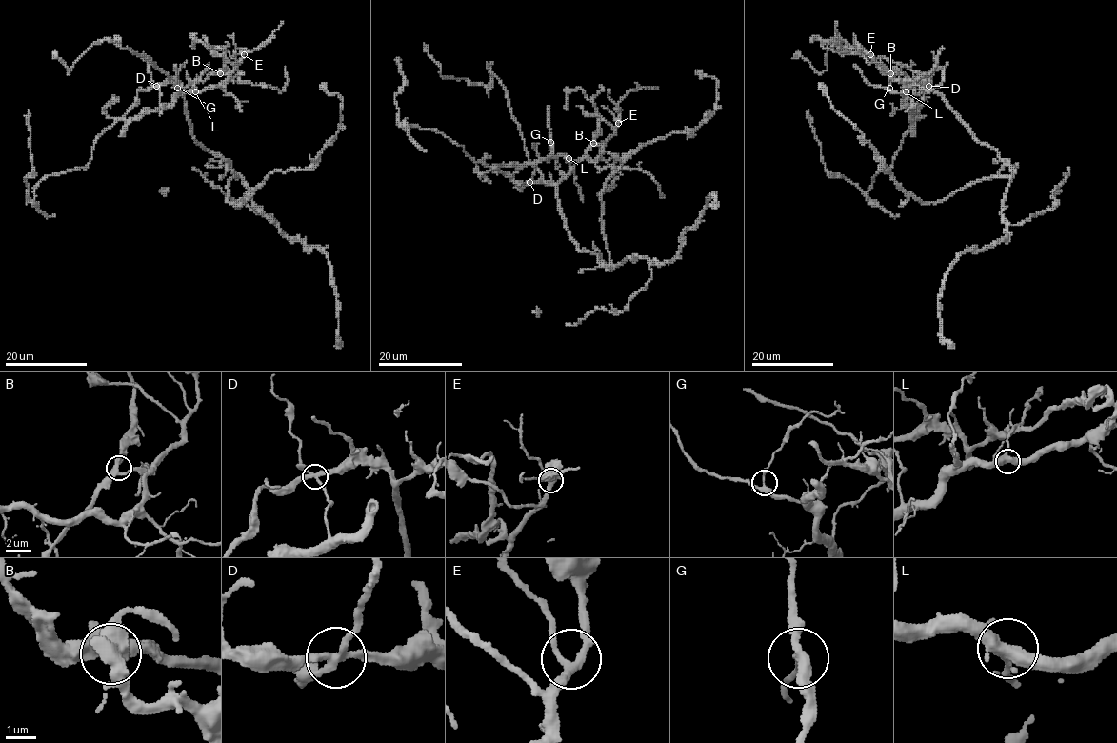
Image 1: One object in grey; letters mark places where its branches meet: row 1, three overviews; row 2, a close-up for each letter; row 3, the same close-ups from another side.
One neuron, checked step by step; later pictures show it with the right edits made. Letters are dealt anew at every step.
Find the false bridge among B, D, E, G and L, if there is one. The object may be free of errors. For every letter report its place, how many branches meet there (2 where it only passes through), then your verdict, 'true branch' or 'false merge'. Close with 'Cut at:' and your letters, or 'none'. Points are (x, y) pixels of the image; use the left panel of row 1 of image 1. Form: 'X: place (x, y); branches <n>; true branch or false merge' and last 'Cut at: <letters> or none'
B: place (220, 73); branches 4; true branch
D: place (156, 86); branches 4; true branch
E: place (244, 54); branches 3; true branch
G: place (177, 88); branches 3; true branch
L: place (195, 91); branches 4; true branch
Cut at: none

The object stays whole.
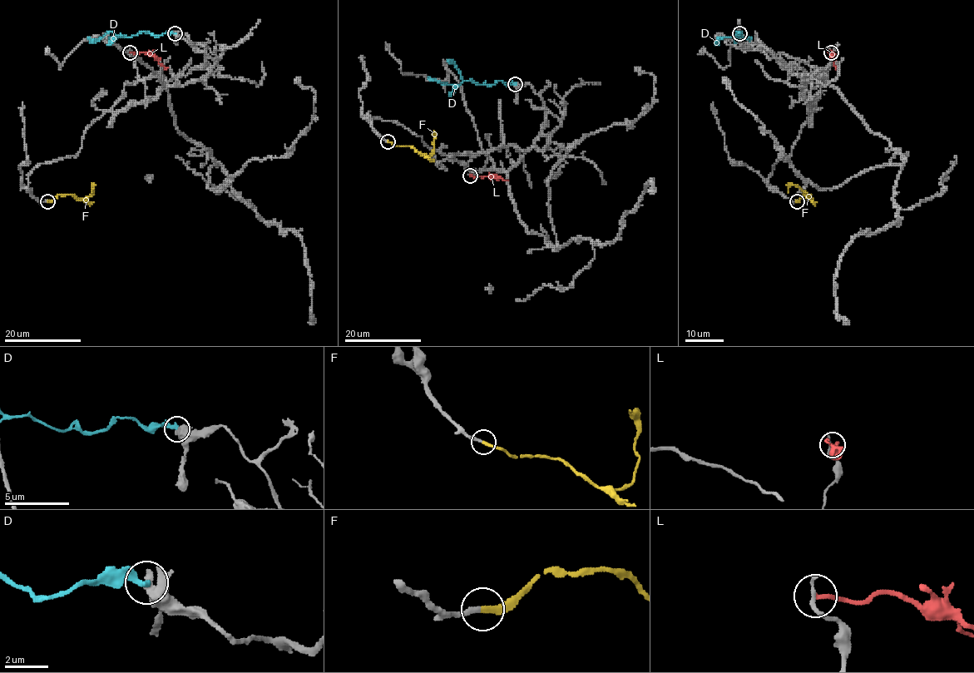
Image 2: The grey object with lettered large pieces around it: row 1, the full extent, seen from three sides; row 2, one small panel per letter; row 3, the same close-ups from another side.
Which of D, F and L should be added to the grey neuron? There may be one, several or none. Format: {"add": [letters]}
{"add": ["F"]}

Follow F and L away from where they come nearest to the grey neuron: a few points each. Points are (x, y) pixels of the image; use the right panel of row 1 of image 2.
F: (797, 201), (801, 195), (806, 198), (810, 196), (793, 185), (787, 189), (787, 193)
L: (831, 52), (835, 68)

